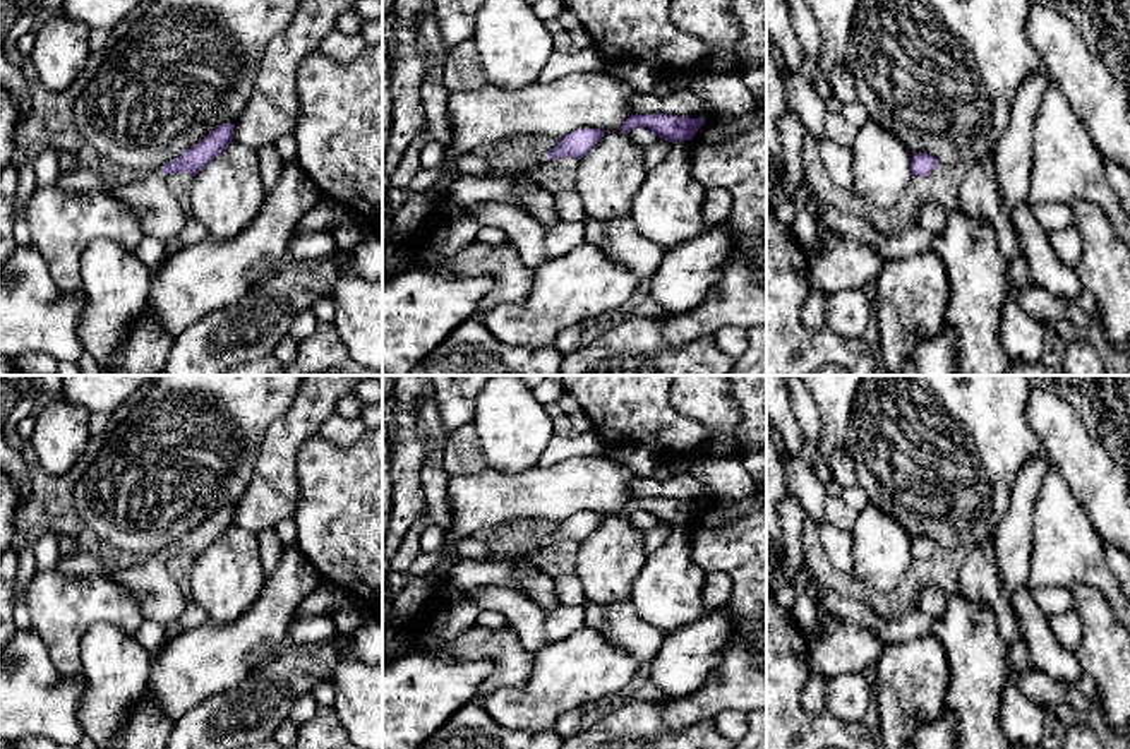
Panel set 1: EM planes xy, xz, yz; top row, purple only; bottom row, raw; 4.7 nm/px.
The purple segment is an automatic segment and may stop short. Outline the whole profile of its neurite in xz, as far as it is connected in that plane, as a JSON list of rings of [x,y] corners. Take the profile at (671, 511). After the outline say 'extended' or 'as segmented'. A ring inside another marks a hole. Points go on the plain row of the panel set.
[[[631,499],[619,514],[631,516],[636,511],[648,511],[655,519],[664,521],[669,526],[691,524],[698,512],[705,507],[705,500],[688,502],[677,499]]]; as segmented

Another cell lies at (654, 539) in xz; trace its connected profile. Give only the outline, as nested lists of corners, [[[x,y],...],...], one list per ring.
[[[664,521],[652,530],[645,531],[645,552],[646,555],[652,555],[657,552],[667,540],[670,533],[670,526],[665,524]]]

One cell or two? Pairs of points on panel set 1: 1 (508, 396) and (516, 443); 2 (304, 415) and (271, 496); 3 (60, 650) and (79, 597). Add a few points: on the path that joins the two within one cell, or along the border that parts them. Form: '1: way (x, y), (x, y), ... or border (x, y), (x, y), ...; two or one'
1: way (508, 408), (513, 431); one
2: way (285, 436), (278, 449), (275, 475); one
3: way (62, 636), (62, 614), (66, 611); one

